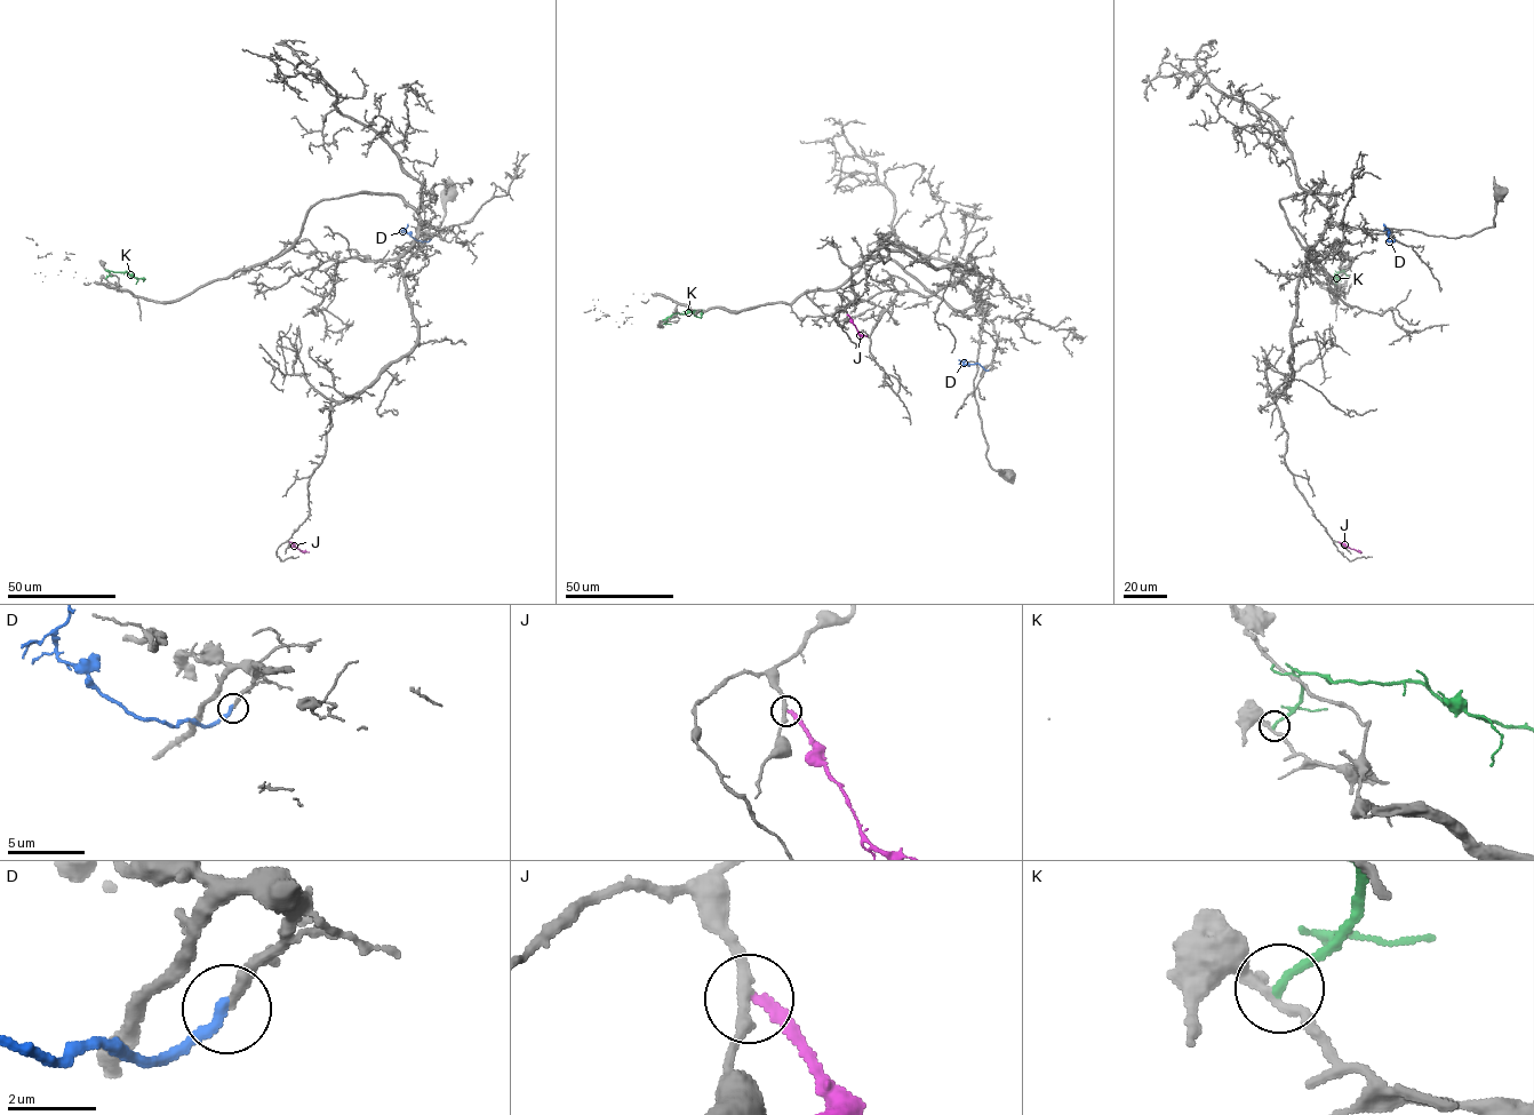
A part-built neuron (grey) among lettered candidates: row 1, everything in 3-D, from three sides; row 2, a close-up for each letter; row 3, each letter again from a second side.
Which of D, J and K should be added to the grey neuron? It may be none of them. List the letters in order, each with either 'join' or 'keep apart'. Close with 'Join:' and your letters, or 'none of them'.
D: join
J: keep apart
K: keep apart
Join: D

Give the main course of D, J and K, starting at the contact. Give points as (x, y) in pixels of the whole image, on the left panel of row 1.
D: (430, 239), (417, 241), (405, 229), (401, 232)
J: (289, 542), (301, 551), (309, 551)
K: (105, 278), (109, 270), (144, 278)

